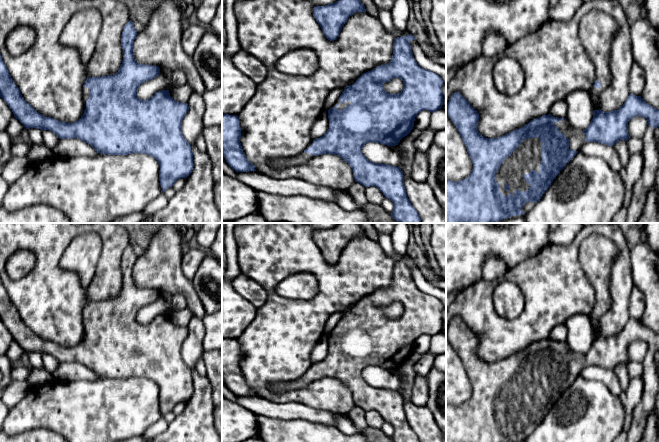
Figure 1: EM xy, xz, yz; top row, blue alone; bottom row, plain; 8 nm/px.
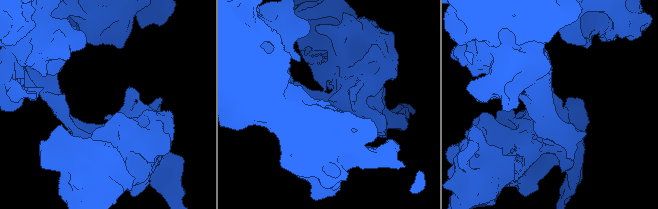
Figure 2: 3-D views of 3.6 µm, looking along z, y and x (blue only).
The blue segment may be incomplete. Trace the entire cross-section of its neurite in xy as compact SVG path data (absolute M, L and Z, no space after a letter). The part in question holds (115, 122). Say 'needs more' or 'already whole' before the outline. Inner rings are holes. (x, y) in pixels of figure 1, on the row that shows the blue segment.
needs more | M130 20L123 29L121 35L121 45L123 49L123 60L120 69L116 74L87 78L83 88L84 113L81 118L74 123L58 121L51 117L46 117L37 112L22 97L19 88L15 85L9 71L2 60L0 54L0 97L12 110L14 117L18 119L26 129L38 128L40 130L50 130L60 139L77 138L90 144L98 153L107 155L128 155L142 153L154 157L160 166L159 181L162 192L173 186L180 178L187 178L193 170L192 146L184 138L181 131L182 120L189 110L187 103L175 101L169 90L156 92L150 99L142 100L137 96L139 86L160 73L160 68L156 65L139 64L133 57L133 42L137 36L137 31Z

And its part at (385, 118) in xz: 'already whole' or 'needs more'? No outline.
needs more

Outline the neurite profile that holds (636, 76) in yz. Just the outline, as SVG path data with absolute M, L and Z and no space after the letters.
M634 62L629 73L630 94L641 96L645 85L645 77L642 68Z

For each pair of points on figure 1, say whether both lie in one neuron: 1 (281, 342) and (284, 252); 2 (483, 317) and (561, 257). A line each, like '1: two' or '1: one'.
1: one
2: one

